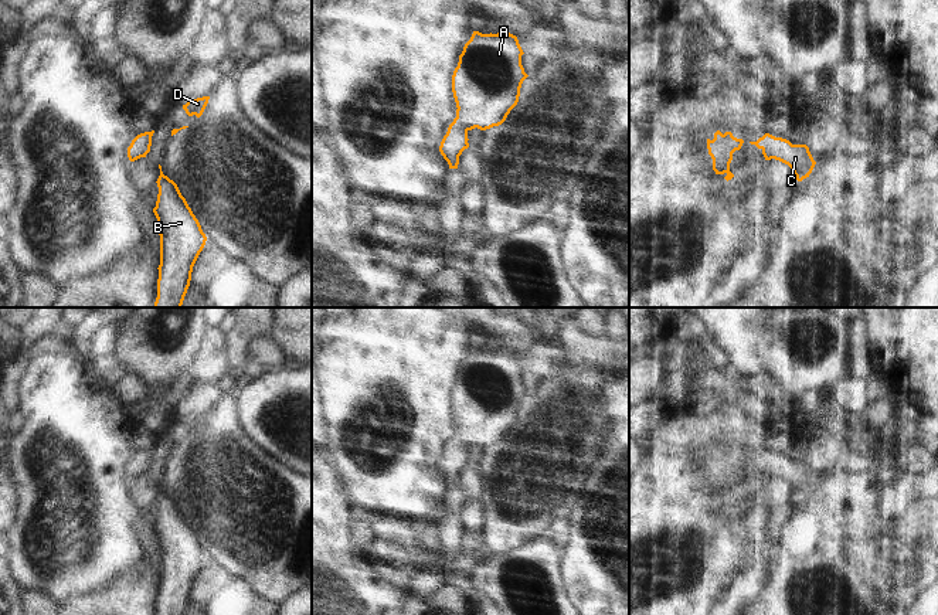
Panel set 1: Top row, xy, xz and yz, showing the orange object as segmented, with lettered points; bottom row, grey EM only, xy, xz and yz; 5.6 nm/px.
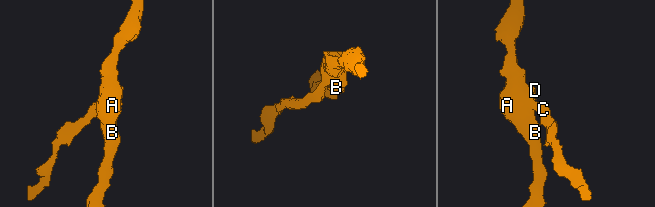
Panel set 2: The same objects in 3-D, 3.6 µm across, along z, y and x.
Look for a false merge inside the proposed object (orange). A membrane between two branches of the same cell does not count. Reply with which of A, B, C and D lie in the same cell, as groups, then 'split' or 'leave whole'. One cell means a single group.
A B C D | leave whole

